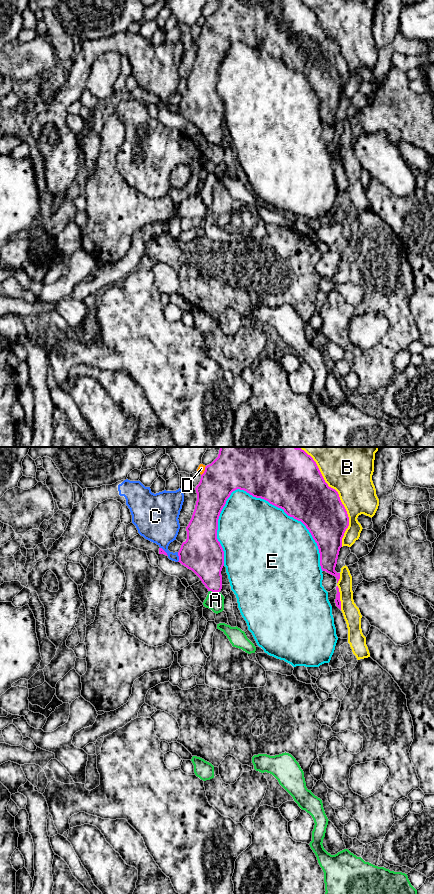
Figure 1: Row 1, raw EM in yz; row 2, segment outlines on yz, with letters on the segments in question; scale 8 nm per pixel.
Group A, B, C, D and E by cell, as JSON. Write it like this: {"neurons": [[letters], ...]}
{"neurons": [["A"], ["B"], ["C"], ["D"], ["E"]]}

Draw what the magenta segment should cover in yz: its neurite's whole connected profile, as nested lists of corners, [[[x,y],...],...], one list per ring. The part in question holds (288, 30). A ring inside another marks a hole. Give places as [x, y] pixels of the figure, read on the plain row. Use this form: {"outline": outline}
{"outline": [[[220,0],[218,9],[211,16],[205,19],[205,23],[201,27],[200,34],[195,40],[196,45],[197,45],[197,53],[196,53],[195,61],[194,61],[192,70],[188,78],[186,79],[187,91],[185,94],[182,95],[181,100],[178,104],[178,108],[179,108],[178,114],[180,114],[182,117],[187,119],[188,121],[192,122],[200,130],[200,132],[208,141],[208,143],[220,144],[222,141],[221,123],[224,118],[224,103],[220,94],[217,91],[218,71],[219,71],[219,68],[223,59],[226,56],[227,51],[230,49],[231,45],[237,41],[244,42],[250,47],[252,47],[253,49],[264,51],[268,53],[270,56],[283,61],[284,64],[288,68],[293,69],[294,71],[298,73],[301,73],[309,82],[313,91],[317,95],[319,105],[320,105],[320,118],[321,118],[322,123],[326,123],[327,125],[335,128],[337,131],[337,135],[338,135],[340,131],[340,125],[337,125],[335,123],[335,119],[337,116],[337,111],[338,111],[340,100],[342,99],[342,90],[344,88],[346,81],[349,78],[349,69],[348,69],[348,66],[344,57],[342,56],[340,52],[338,44],[335,41],[329,39],[328,36],[325,34],[313,10],[301,0]]]}

